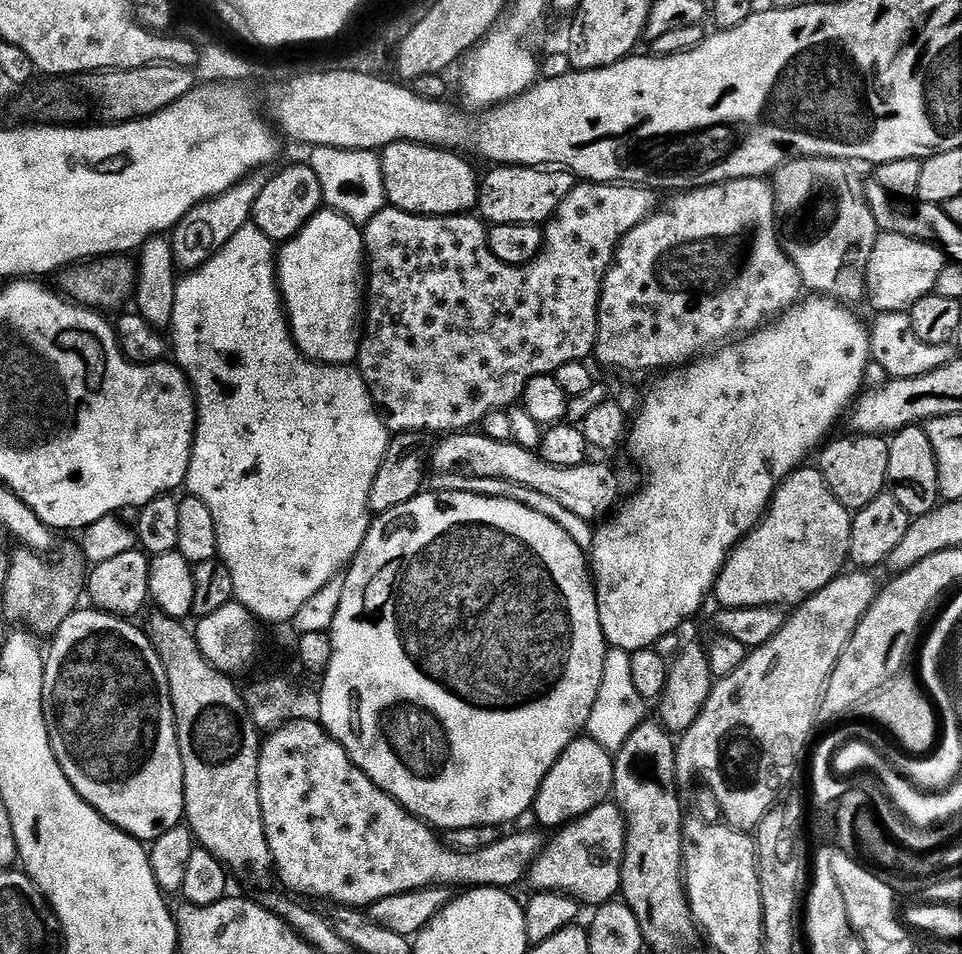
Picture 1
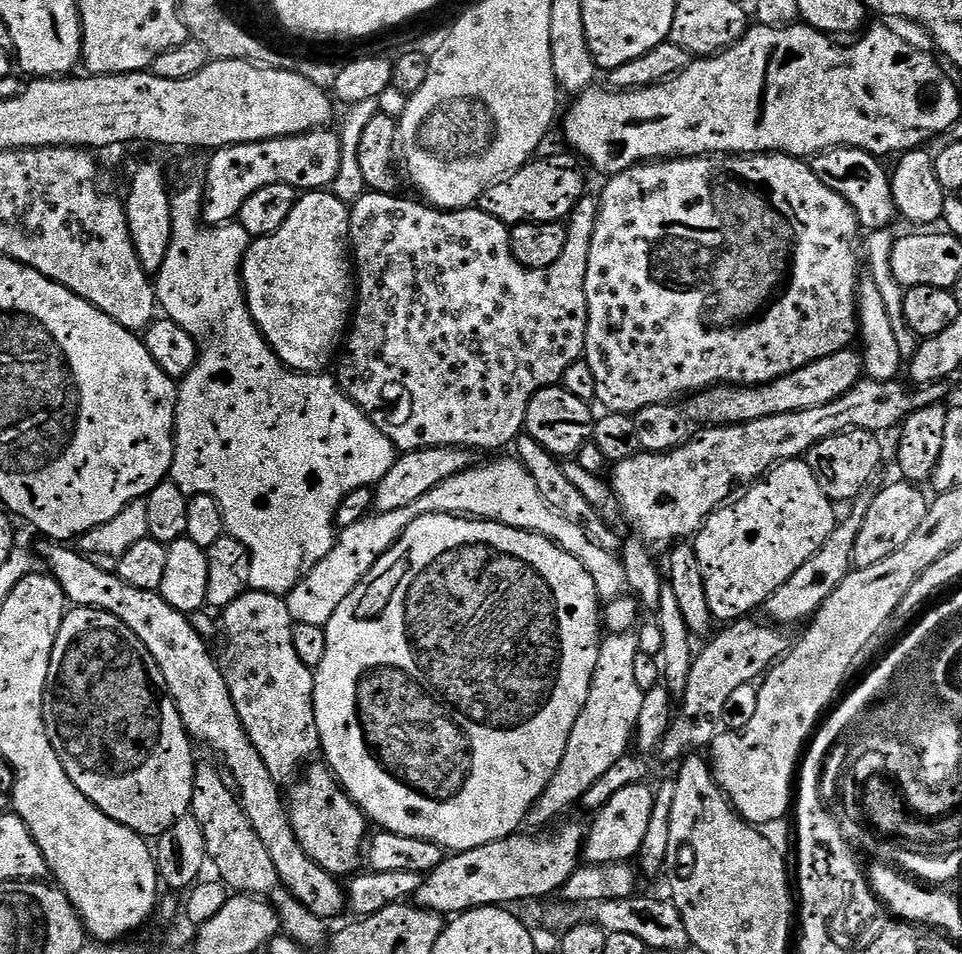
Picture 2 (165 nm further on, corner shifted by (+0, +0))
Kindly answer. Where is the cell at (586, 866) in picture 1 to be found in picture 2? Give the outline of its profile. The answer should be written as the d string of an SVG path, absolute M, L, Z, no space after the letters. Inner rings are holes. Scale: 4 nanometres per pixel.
M647 783L626 786L626 790L618 790L606 806L595 813L596 822L586 836L582 853L589 864L623 864L632 862L640 855L640 847L650 830L650 818L654 814L656 792L648 789Z

